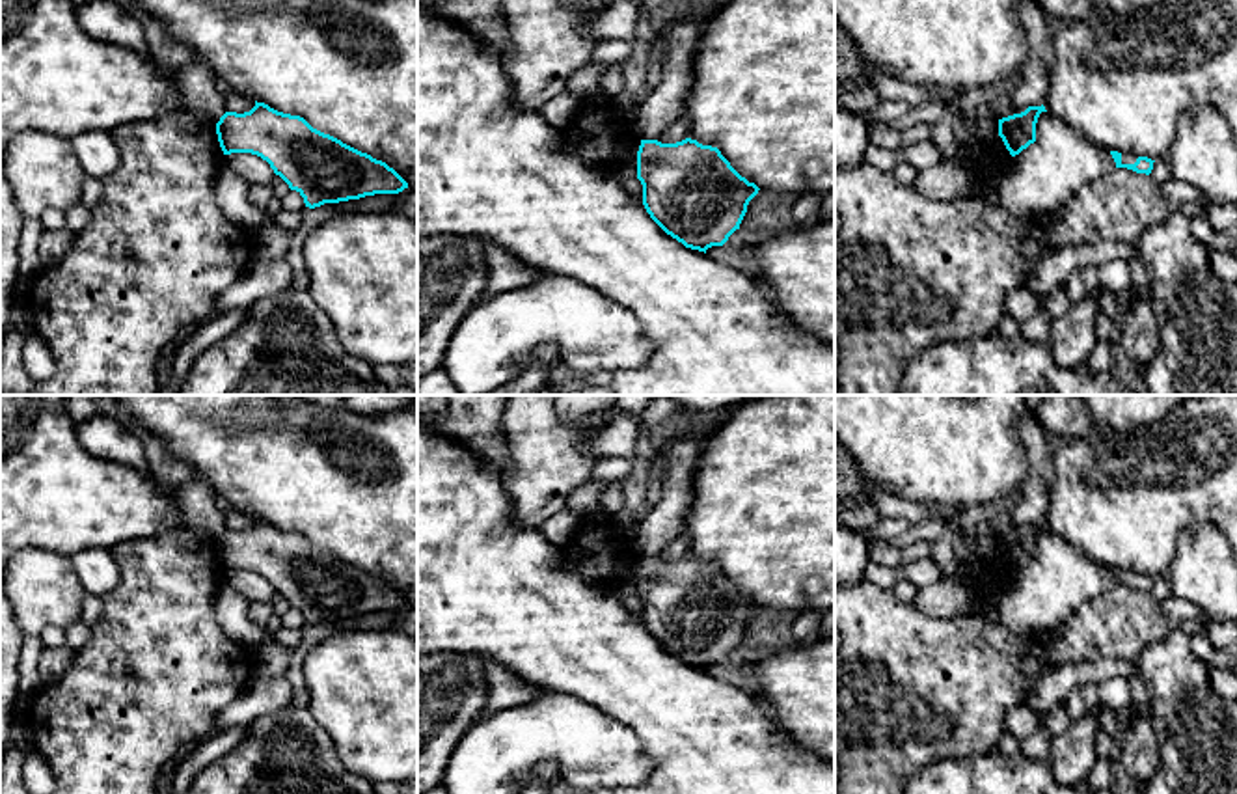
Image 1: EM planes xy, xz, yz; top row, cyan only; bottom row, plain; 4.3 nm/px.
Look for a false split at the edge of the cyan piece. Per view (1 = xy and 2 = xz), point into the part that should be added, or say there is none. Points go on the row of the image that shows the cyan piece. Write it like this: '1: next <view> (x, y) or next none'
1: next none
2: next none

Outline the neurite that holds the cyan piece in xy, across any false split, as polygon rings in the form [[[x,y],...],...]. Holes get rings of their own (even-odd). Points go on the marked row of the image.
[[[255,101],[244,114],[225,112],[216,123],[216,134],[224,155],[261,157],[309,209],[408,188],[386,162],[265,103]]]

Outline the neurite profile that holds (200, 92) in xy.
[[[194,56],[194,60],[175,75],[175,82],[181,106],[188,112],[214,125],[227,112],[222,93],[224,86],[216,80],[211,65],[201,58]]]

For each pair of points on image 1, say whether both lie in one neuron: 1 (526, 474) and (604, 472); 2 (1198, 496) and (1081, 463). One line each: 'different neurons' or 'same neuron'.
1: different neurons
2: same neuron

